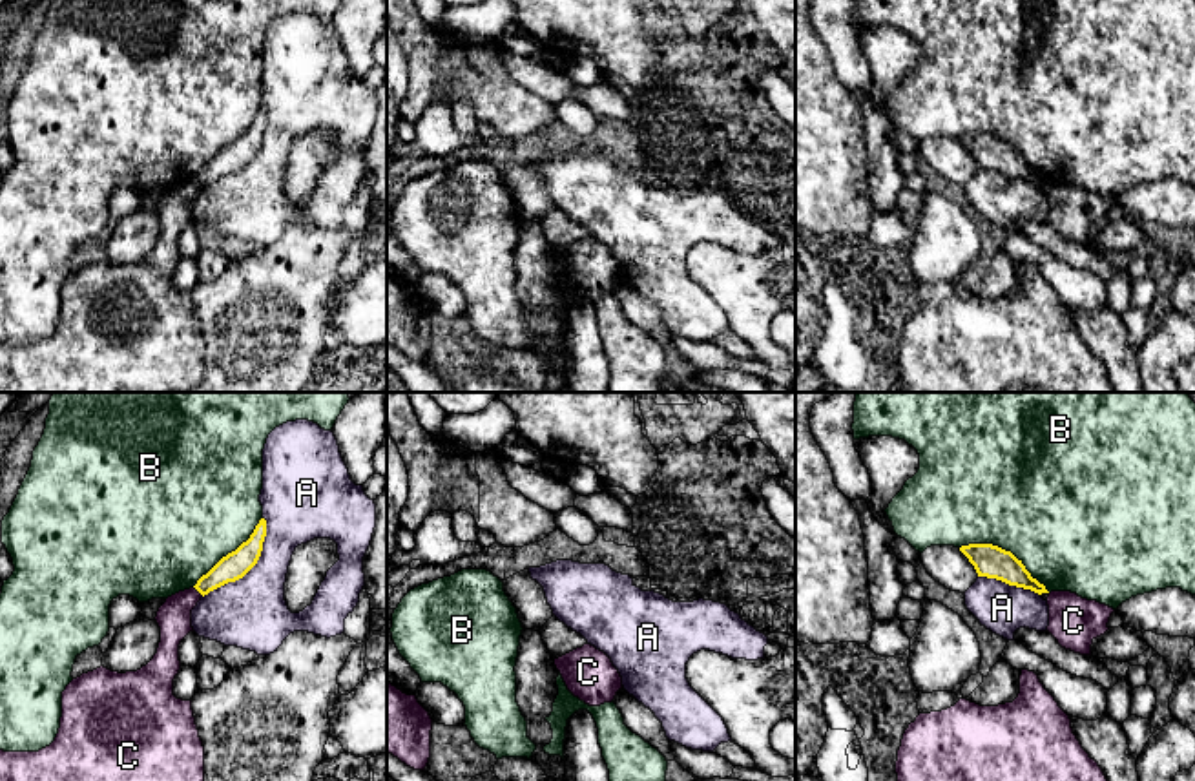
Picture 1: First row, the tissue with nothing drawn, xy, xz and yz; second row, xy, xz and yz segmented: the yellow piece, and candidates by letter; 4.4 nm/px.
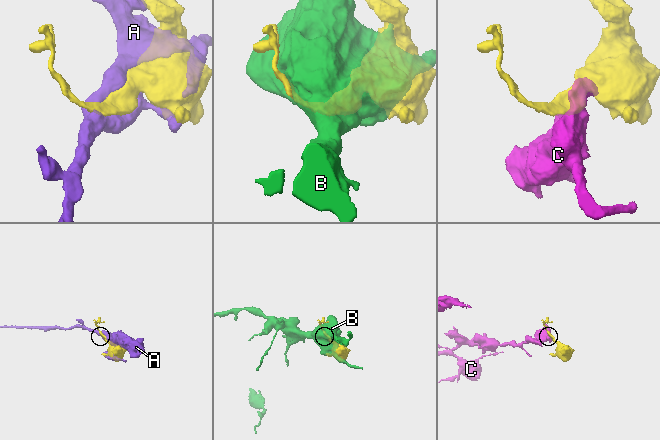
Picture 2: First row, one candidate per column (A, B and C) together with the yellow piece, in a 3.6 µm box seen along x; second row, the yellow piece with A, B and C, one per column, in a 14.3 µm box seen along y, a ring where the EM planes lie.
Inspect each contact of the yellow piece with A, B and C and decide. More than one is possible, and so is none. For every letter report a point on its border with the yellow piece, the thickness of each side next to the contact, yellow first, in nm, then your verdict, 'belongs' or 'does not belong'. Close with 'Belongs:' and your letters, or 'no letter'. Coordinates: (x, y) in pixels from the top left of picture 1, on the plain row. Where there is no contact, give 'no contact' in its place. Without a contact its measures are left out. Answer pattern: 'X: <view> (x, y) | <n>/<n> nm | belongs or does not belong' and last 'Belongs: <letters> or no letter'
A: xy (252, 157) | 120/320 nm | does not belong
B: yz (1004, 141) | 150/500 nm | does not belong
C: xy (199, 183) | 120/160 nm | does not belong
Belongs: no letter

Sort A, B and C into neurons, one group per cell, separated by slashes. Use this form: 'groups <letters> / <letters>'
groups A / B / C

